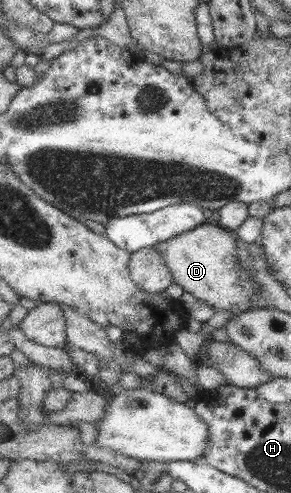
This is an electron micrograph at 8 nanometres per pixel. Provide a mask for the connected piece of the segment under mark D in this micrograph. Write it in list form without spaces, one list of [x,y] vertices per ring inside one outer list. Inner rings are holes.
[[[207,222],[194,231],[160,241],[153,246],[164,254],[166,265],[174,274],[175,284],[217,311],[228,311],[231,318],[260,309],[256,305],[262,299],[262,289],[254,271],[246,270],[238,257],[238,247],[230,230],[213,222]]]

